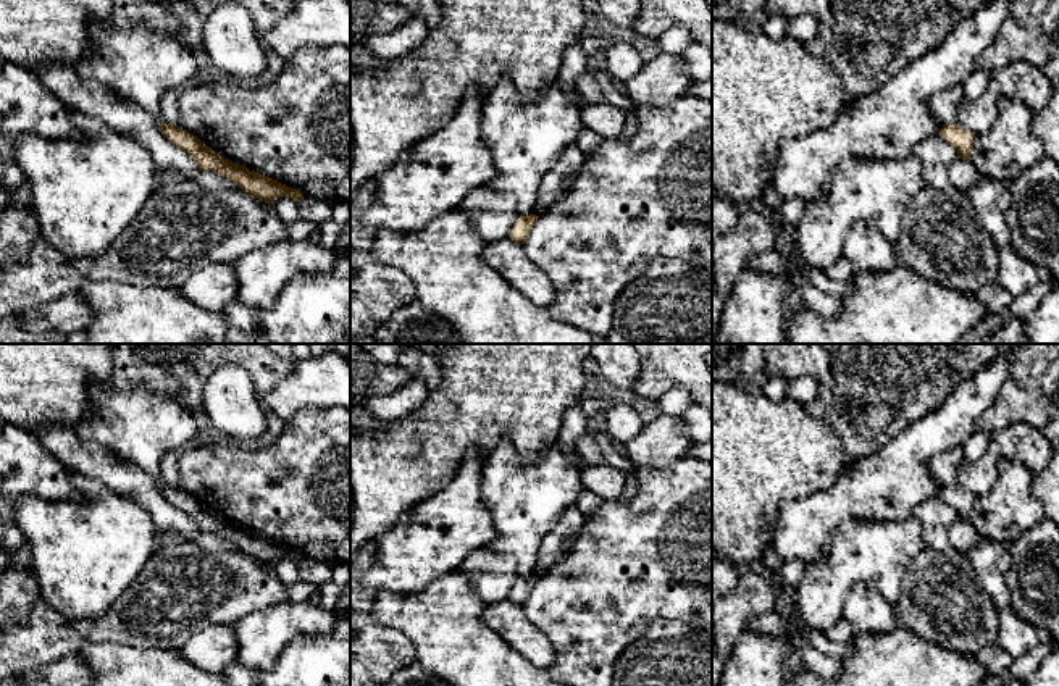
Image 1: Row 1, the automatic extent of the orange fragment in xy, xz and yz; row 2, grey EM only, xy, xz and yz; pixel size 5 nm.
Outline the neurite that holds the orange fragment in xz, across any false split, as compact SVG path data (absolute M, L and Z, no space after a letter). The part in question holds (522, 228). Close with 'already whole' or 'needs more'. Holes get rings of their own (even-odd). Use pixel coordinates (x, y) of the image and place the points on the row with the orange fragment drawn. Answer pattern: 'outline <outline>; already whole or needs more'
outline M533 213L528 215L528 216L520 216L520 218L515 221L515 224L513 224L509 237L510 237L512 241L518 242L518 244L525 244L526 239L528 239L528 236L530 236L530 232L531 232L531 229L533 229L533 226L536 224L538 218L539 218L539 216L536 216L536 215L533 215Z; already whole

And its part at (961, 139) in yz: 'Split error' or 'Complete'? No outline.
Complete

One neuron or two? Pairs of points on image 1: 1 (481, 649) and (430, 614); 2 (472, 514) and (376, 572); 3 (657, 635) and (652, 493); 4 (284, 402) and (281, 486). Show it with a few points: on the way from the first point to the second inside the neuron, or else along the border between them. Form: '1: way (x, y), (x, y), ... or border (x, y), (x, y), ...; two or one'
1: way (468, 649), (443, 627); one
2: way (447, 536), (433, 538), (401, 560); one
3: border (694, 622), (656, 620), (635, 643); two
4: border (323, 409), (301, 409), (286, 420); two

